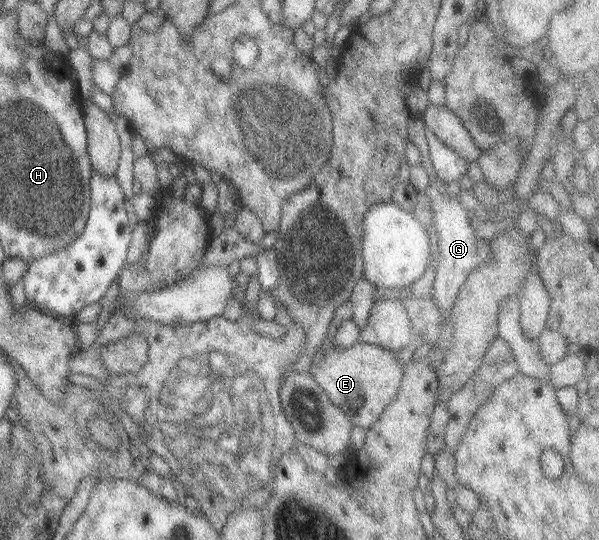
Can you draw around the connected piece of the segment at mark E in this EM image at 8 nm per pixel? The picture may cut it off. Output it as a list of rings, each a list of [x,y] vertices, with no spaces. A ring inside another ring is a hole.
[[[357,341],[348,348],[326,349],[309,373],[329,401],[346,413],[350,424],[366,430],[396,396],[403,370],[397,364],[395,352]]]

